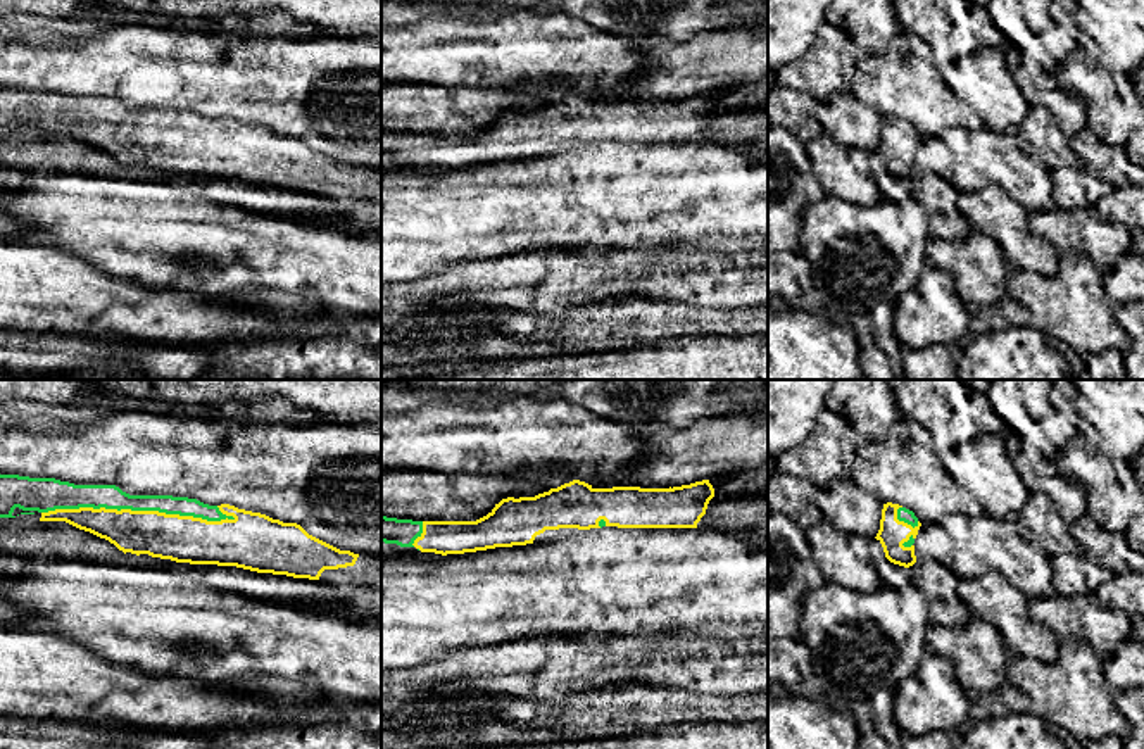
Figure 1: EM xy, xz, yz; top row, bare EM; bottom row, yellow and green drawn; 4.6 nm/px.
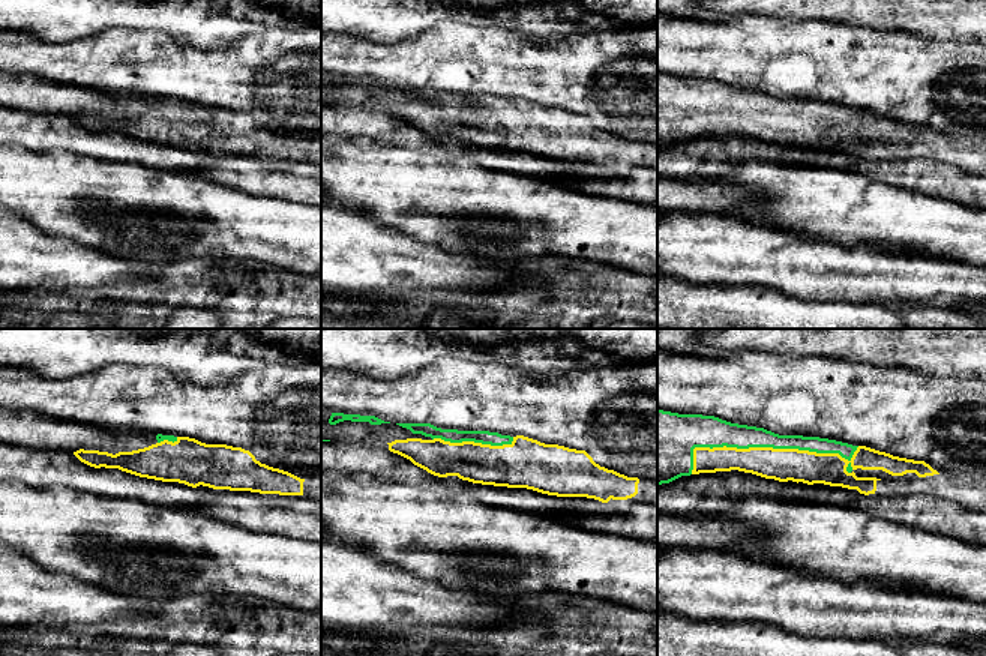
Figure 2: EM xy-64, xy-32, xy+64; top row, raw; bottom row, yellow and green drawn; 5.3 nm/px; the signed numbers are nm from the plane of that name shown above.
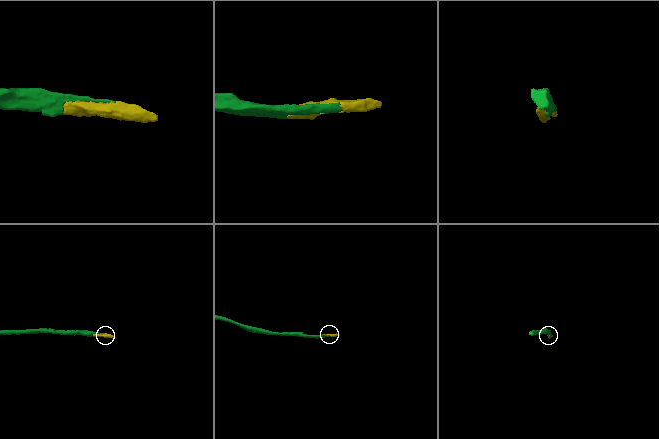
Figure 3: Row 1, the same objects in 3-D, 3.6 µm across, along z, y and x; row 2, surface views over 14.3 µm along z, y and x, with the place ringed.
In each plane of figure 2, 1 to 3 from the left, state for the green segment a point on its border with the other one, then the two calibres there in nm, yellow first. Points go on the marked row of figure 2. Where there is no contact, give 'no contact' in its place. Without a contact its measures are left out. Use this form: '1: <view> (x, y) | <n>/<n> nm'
1: xy-64 (167, 440) | 240/50 nm
2: xy-32 (473, 442) | 240/80 nm
3: xy+64 (766, 448) | 180/140 nm

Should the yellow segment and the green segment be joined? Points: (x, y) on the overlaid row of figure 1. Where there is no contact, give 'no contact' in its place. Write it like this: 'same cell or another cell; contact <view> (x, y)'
same cell; contact xy (138, 511)

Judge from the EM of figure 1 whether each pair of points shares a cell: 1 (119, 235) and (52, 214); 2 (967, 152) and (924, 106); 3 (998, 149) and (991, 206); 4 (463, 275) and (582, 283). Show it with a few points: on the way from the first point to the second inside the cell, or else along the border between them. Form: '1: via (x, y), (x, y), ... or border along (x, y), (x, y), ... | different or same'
1: via (102, 232), (69, 223) | same
2: border along (982, 125), (979, 128), (946, 128), (922, 138) | different
3: border along (960, 192), (998, 185), (1025, 209) | different
4: via (492, 276), (553, 278) | same

